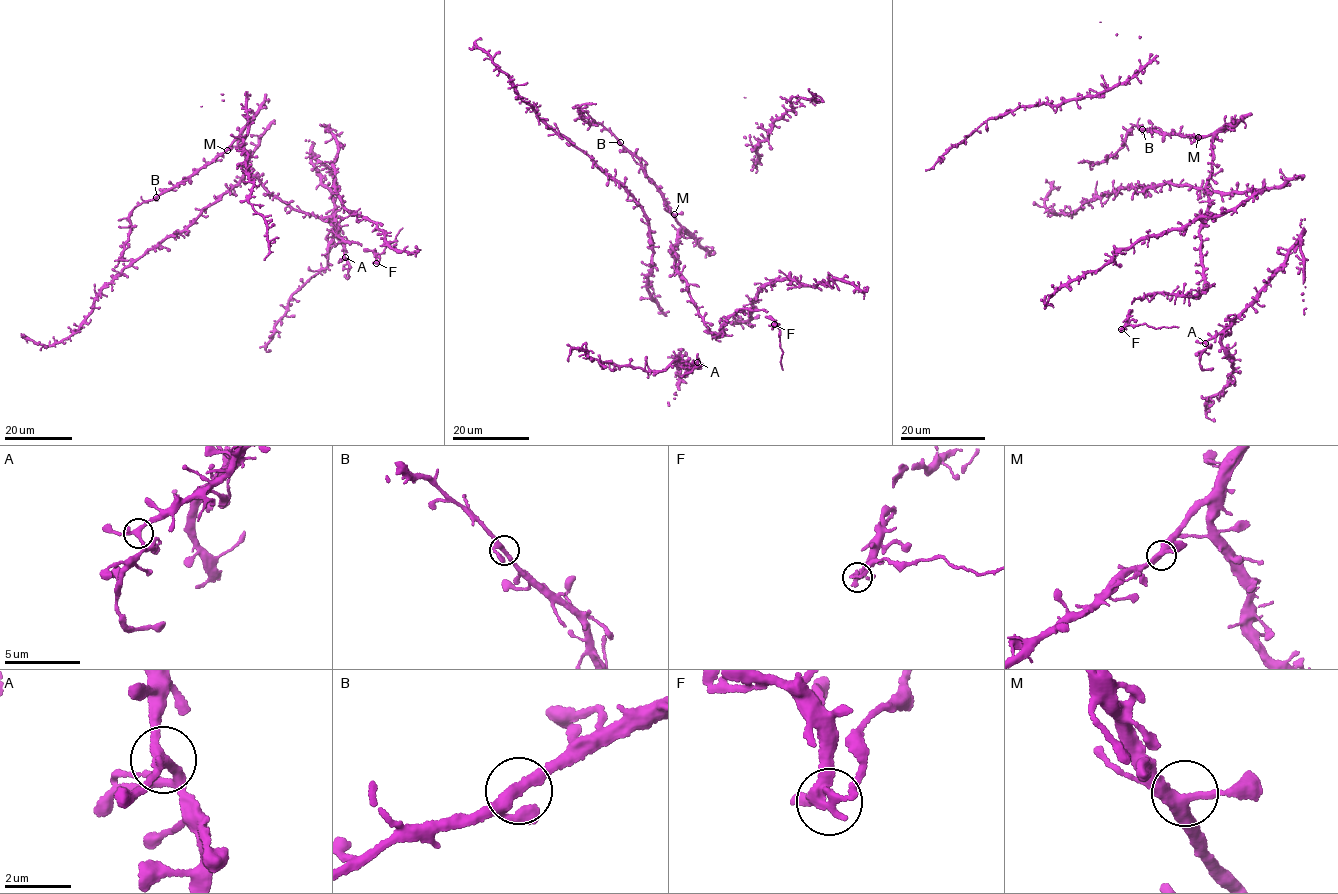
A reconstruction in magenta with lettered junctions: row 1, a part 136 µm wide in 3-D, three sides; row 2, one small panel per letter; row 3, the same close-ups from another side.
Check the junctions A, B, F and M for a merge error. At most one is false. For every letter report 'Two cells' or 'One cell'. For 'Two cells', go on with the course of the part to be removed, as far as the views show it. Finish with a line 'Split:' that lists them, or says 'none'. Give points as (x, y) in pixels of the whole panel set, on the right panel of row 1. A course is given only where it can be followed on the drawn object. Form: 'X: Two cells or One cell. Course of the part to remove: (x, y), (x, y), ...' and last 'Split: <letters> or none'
A: One cell
B: One cell
F: Two cells. Course of the part to remove: (1121, 329), (1129, 324), (1144, 324), (1157, 329), (1178, 326)
M: One cell
Split: F

